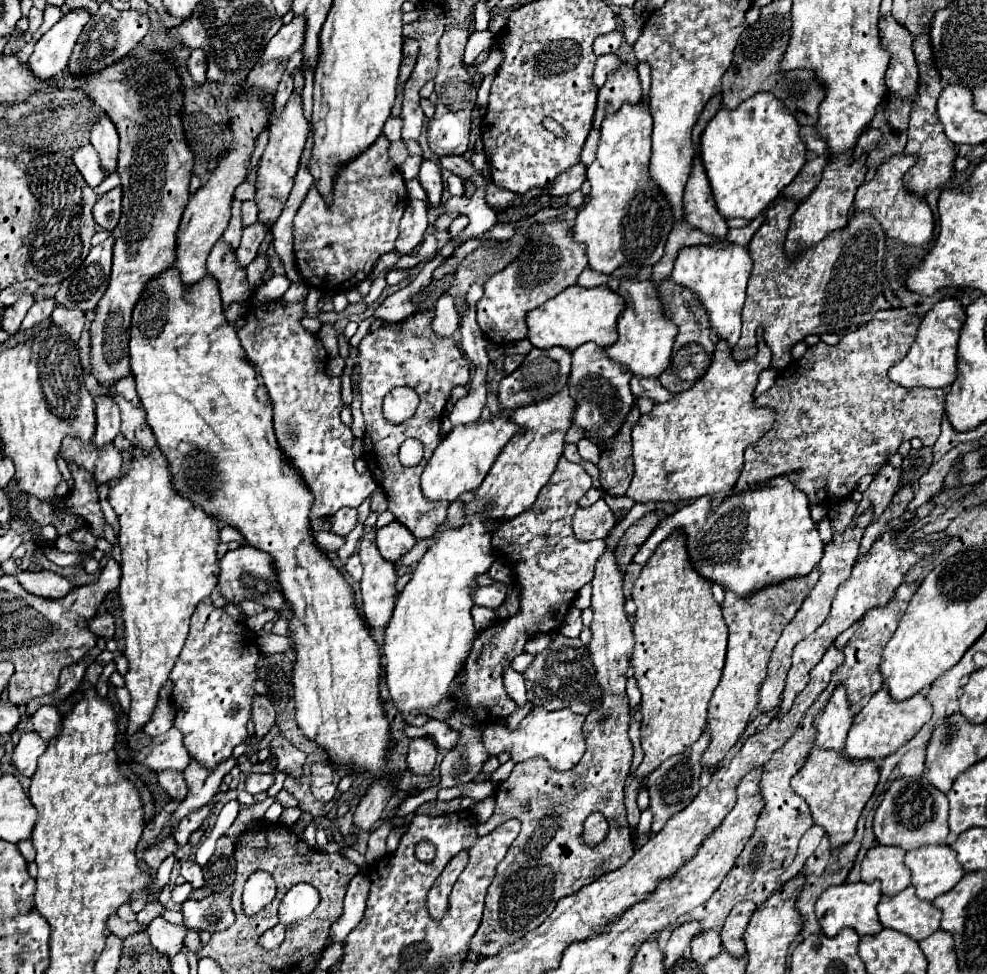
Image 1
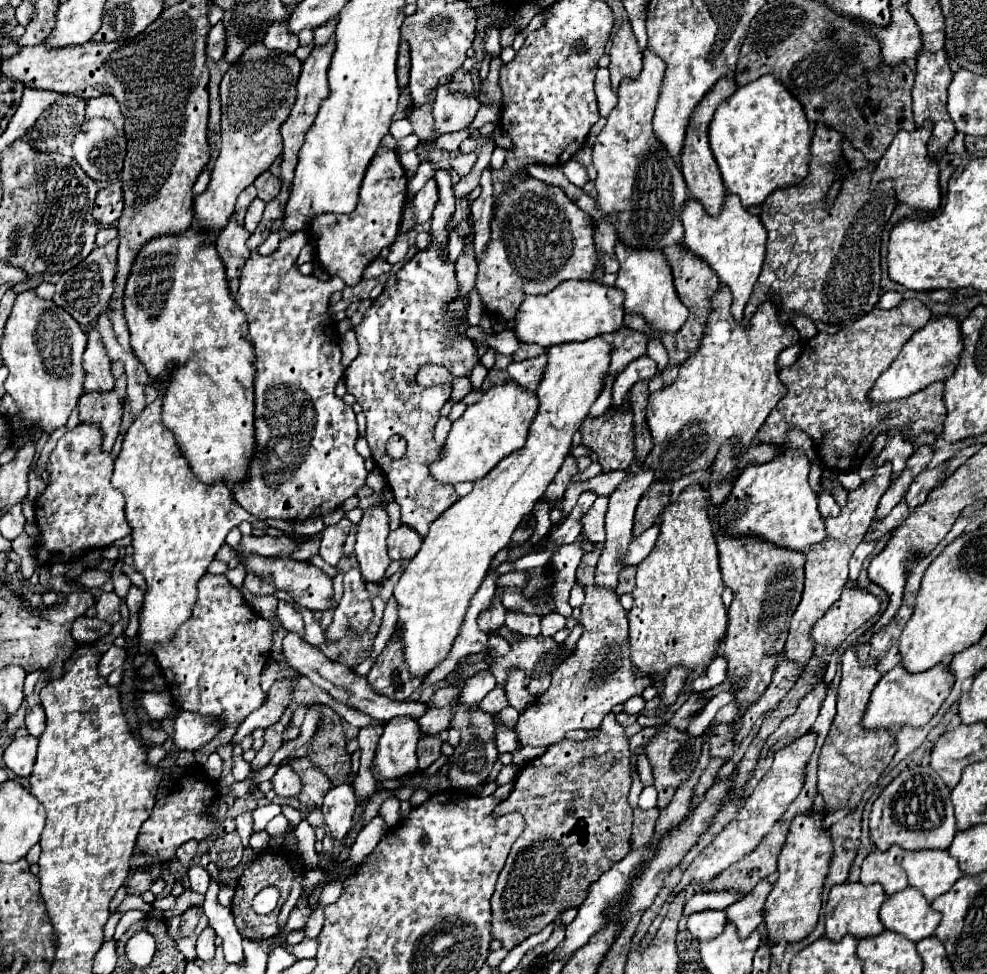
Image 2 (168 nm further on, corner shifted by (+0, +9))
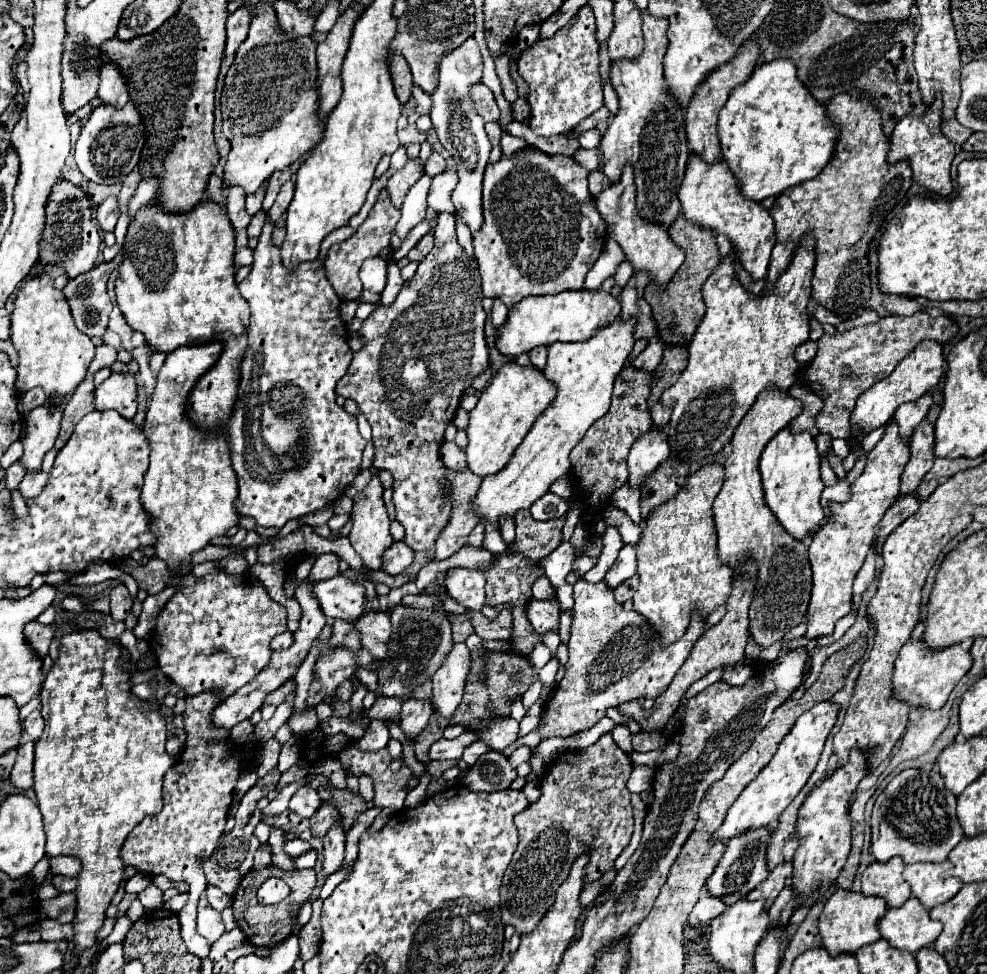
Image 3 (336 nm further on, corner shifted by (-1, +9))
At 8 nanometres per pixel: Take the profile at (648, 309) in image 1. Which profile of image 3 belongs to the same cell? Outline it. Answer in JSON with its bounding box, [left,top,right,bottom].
[596,164,684,284]

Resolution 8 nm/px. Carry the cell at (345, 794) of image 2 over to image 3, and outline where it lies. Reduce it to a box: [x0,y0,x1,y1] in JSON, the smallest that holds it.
[322,824,346,876]

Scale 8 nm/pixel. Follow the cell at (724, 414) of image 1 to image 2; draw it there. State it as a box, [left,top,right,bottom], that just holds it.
[643,288,799,482]

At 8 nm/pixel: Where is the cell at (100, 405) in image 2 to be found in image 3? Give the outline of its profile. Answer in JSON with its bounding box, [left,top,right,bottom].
[96,372,138,418]

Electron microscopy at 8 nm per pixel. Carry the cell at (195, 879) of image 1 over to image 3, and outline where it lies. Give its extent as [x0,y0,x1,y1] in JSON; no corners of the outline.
[208,884,230,912]

